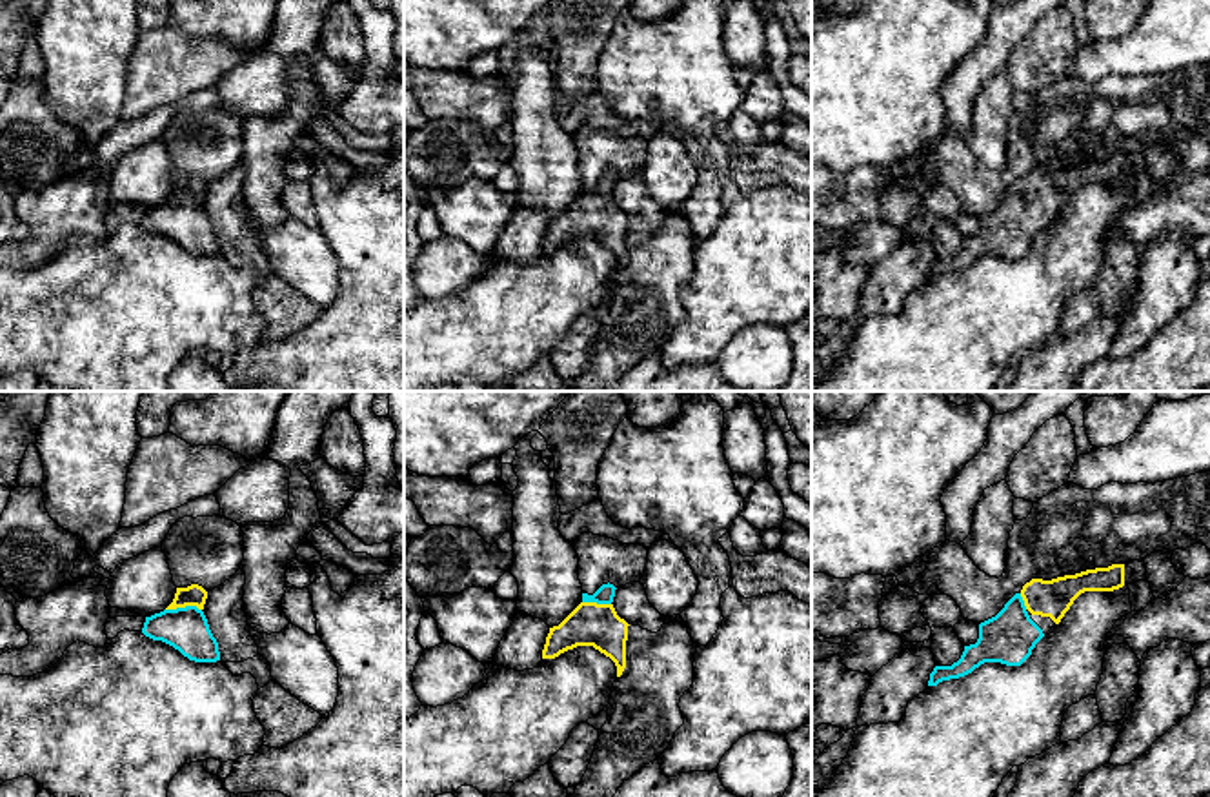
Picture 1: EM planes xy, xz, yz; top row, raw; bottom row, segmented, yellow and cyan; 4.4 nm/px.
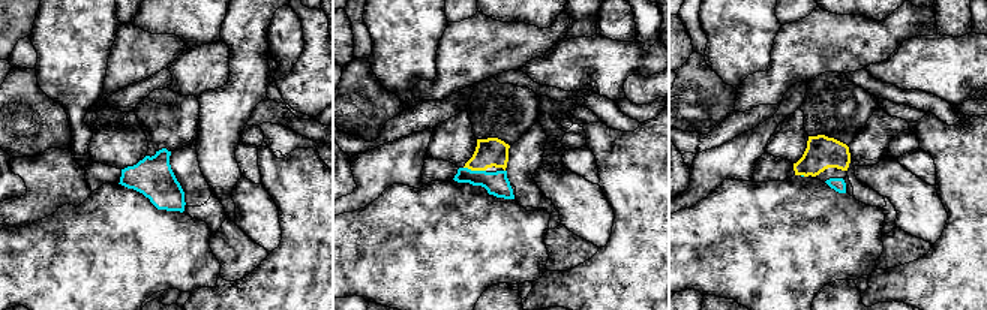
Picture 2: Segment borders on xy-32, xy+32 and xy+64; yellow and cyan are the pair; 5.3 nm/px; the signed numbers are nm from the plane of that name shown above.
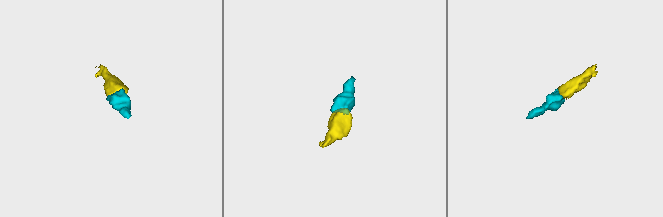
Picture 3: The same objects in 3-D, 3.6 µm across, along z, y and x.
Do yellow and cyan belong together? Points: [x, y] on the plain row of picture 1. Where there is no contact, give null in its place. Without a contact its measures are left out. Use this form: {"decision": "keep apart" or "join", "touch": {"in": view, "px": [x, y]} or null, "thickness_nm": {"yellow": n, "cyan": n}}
{"decision": "join", "touch": {"in": "xy", "px": [182, 199]}, "thickness_nm": {"yellow": 100, "cyan": 190}}

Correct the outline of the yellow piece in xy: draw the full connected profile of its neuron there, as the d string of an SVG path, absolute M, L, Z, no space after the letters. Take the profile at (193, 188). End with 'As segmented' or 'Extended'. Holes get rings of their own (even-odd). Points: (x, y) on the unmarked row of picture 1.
M198 177L176 180L173 195L164 204L146 209L142 226L173 238L189 253L220 253L218 235L202 204L206 191L207 184Z. Extended

